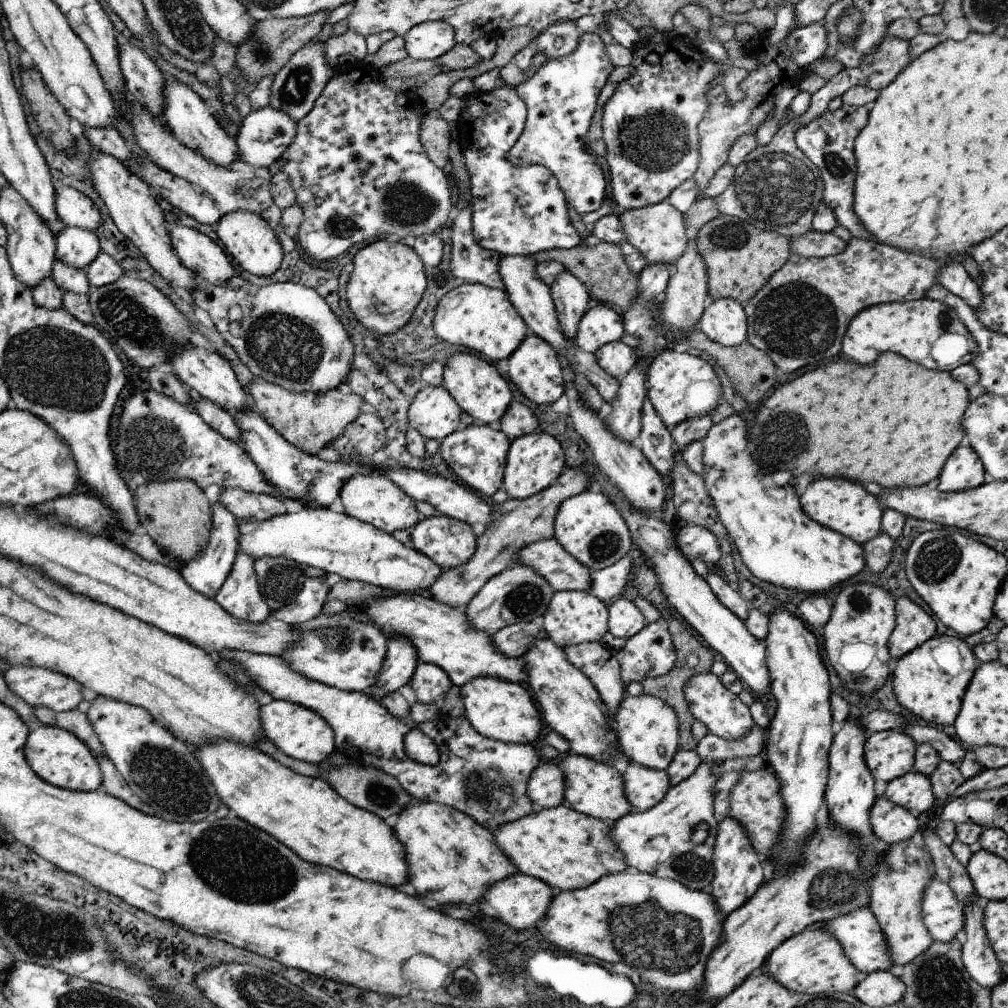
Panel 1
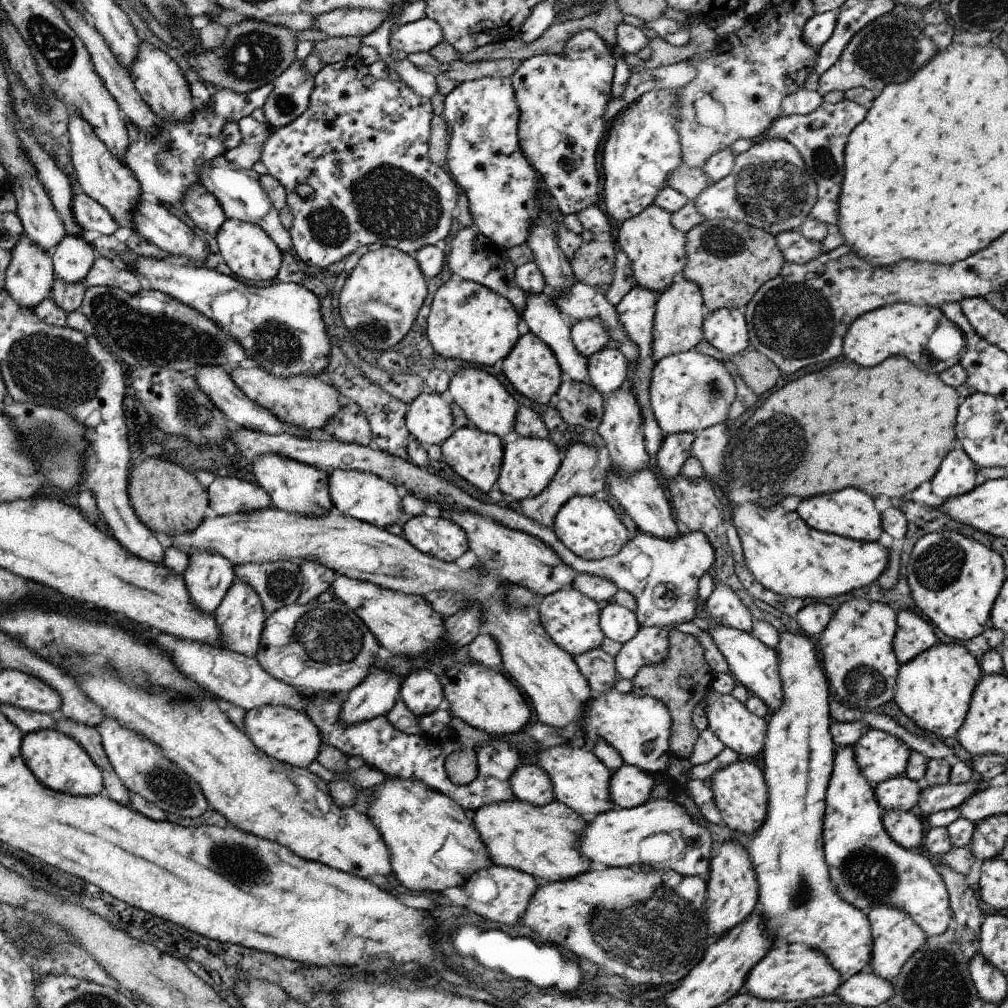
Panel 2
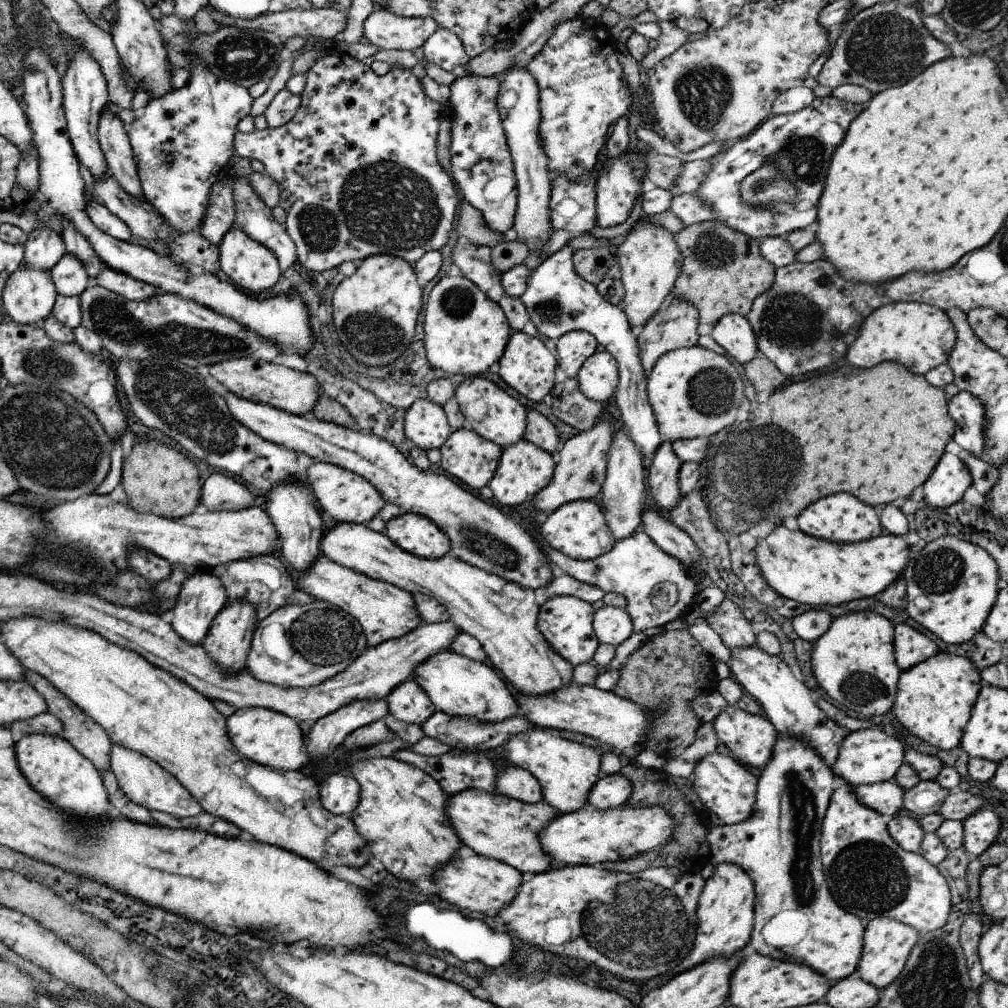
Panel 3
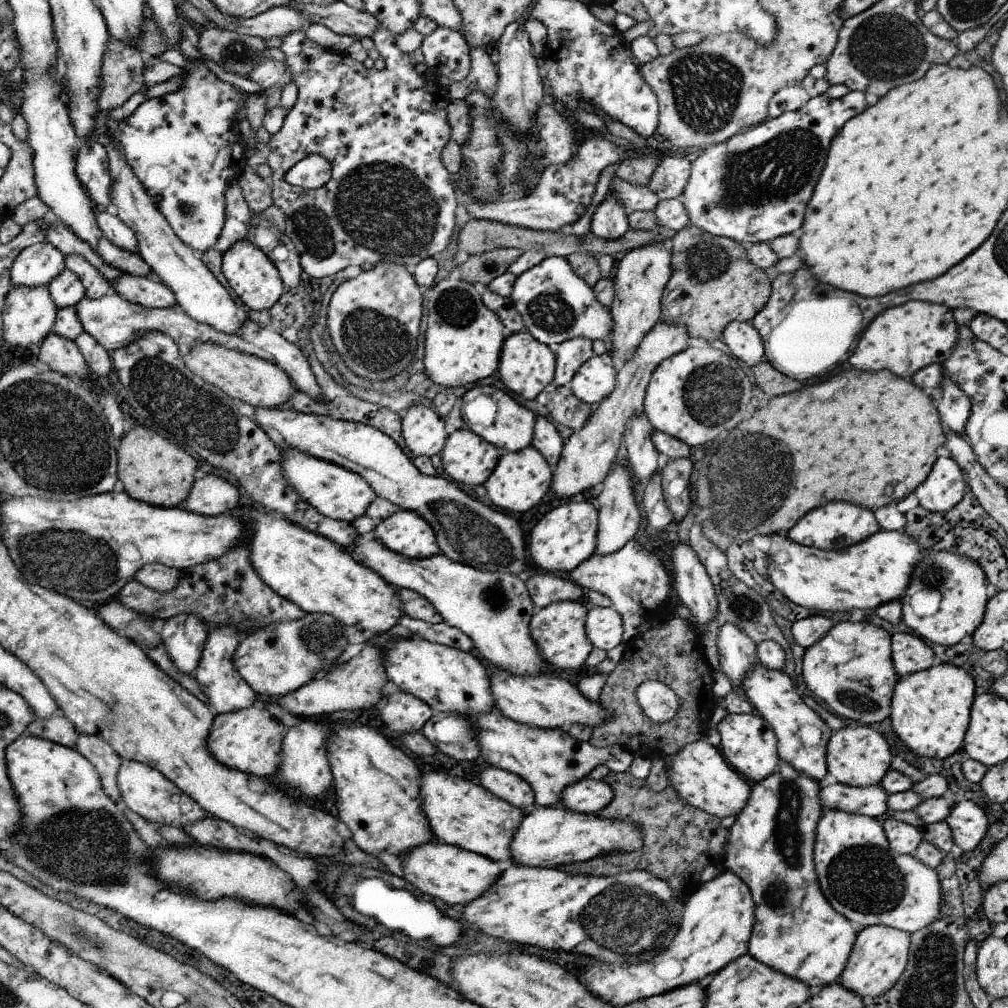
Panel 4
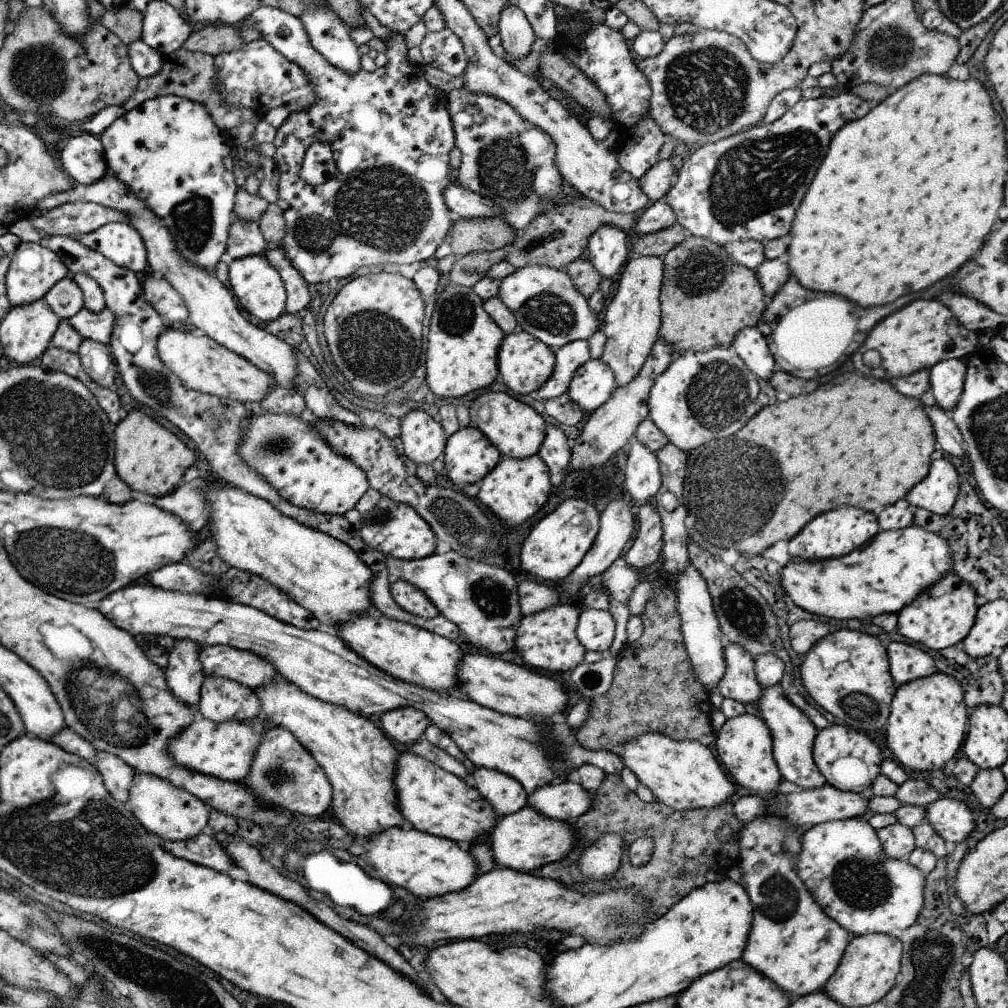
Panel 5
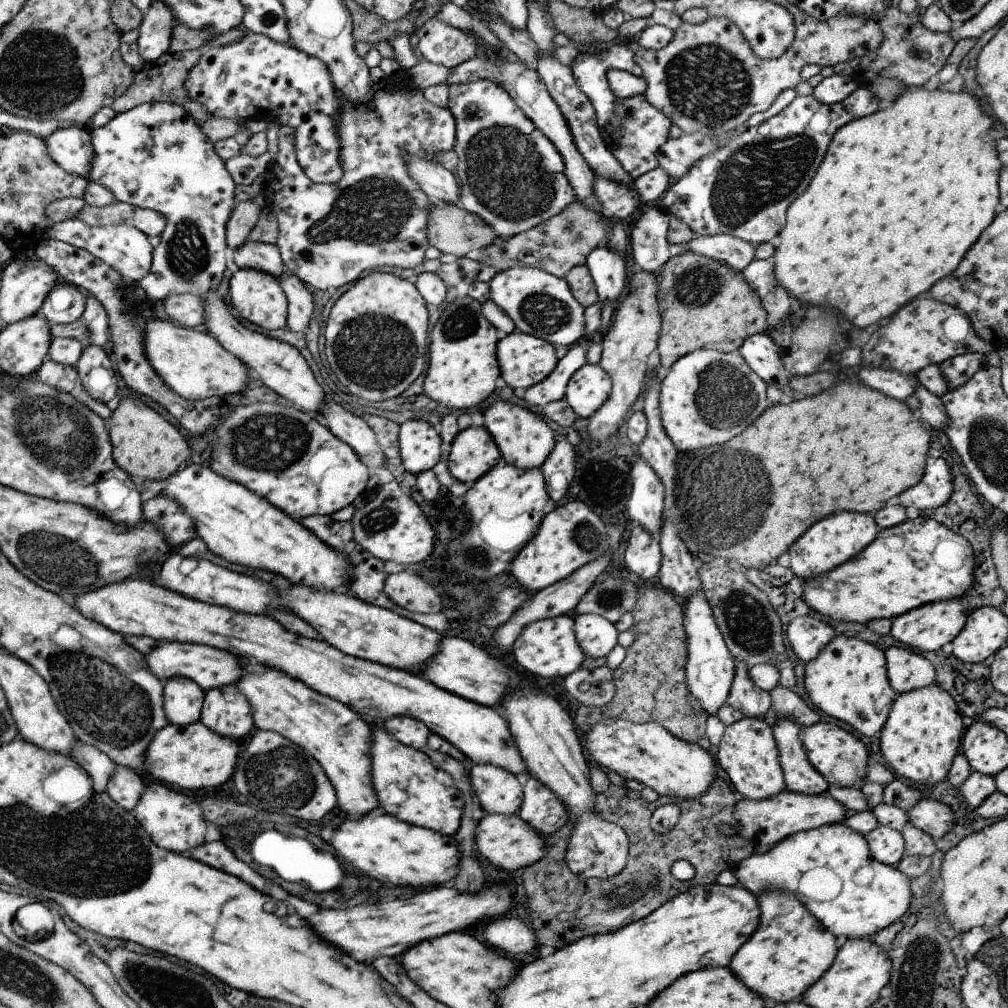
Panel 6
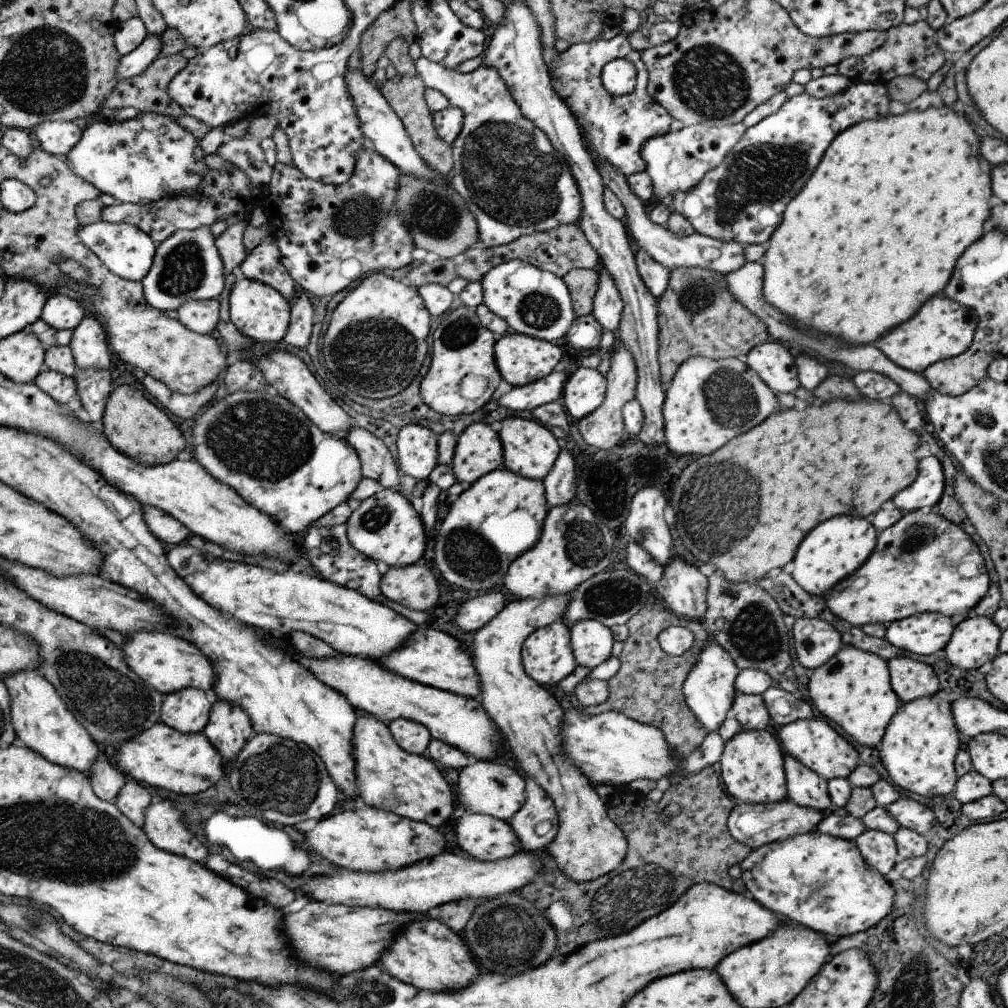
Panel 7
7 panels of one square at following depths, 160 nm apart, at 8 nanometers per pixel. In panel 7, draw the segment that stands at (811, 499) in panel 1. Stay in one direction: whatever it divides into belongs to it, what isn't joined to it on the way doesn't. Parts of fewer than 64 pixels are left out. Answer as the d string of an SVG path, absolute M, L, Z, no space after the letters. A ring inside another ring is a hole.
M834 516L822 524L818 524L796 549L791 560L794 564L792 578L813 595L824 596L830 592L843 578L854 574L863 562L874 552L877 545L878 532L870 518L856 516Z

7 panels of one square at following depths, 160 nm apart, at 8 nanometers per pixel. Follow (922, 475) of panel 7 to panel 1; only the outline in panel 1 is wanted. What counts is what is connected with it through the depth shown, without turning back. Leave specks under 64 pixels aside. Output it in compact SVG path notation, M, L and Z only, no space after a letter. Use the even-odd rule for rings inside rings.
M959 446L946 460L940 474L939 492L962 492L977 488L988 480L980 458L968 446Z

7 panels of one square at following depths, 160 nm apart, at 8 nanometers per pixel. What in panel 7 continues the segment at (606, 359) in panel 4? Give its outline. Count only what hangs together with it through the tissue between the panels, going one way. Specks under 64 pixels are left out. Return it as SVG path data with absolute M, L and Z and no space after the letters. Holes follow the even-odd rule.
M577 366L564 383L561 398L573 424L592 414L605 399L606 377L598 369Z

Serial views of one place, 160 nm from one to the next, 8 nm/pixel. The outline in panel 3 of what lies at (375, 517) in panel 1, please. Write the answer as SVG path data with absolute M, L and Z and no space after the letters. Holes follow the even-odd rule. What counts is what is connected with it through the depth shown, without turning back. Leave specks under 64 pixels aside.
M315 463L306 470L306 475L306 482L312 488L317 504L336 523L364 524L364 522L370 522L384 508L384 504L387 504L368 479L340 466Z

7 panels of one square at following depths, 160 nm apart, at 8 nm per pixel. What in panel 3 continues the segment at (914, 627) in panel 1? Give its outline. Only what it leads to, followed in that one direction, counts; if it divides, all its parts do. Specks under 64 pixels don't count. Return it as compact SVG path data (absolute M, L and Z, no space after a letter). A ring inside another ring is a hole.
M910 623L895 626L894 654L901 672L918 666L920 662L926 662L928 658L934 658L937 653L939 647L936 642L912 628Z

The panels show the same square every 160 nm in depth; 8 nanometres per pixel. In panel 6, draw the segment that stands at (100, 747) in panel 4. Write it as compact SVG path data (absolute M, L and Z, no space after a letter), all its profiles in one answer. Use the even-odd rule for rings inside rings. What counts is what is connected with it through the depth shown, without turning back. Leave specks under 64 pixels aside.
M117 765L113 775L107 782L106 791L114 802L131 812L142 794L145 780L144 775L130 767Z

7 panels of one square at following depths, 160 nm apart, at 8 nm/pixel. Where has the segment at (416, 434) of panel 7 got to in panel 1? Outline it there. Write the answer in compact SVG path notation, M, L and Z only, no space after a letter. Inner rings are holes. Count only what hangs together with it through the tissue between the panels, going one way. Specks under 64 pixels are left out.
M425 385L416 397L411 400L410 407L407 411L407 418L409 427L418 430L425 440L438 440L439 442L446 438L446 436L458 430L460 422L461 409L455 402L454 398L450 396L448 390L444 386L430 386Z

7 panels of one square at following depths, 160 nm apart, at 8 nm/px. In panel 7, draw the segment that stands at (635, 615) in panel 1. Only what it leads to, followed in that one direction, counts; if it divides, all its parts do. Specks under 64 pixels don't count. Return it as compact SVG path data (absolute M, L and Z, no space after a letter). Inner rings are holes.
M586 619L575 622L570 629L571 647L578 665L591 668L592 670L610 658L612 644L615 642L611 627L604 626L599 620Z

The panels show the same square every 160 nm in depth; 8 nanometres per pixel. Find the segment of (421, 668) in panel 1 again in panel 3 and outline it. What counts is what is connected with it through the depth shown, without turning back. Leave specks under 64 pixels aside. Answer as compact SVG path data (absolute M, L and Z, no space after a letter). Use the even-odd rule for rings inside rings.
M412 678L394 688L385 700L388 714L406 724L421 726L438 712L428 694Z

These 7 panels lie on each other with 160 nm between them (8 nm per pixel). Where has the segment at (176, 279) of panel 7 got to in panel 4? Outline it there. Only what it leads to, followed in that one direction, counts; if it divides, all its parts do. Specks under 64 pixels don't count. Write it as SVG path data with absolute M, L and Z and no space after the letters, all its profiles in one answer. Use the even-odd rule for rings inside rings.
M181 7L177 8L178 16L184 24L184 34L177 48L188 60L181 87L164 96L146 99L127 119L112 124L111 130L130 168L141 179L141 183L168 219L178 238L193 247L197 253L203 253L212 248L226 220L226 187L239 180L243 168L248 164L244 156L245 139L237 124L238 114L242 112L249 95L236 85L221 80L206 67L206 58L200 52L200 36L194 26L190 25L190 21L182 17Z

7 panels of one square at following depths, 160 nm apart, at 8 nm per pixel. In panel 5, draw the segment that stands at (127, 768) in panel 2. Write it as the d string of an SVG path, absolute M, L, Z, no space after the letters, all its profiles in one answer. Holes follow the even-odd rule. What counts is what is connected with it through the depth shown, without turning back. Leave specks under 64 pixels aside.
M143 772L134 773L126 803L142 826L157 834L162 841L185 841L198 836L204 830L204 826L208 822L208 814L210 814L206 803L196 795L174 786L169 779Z

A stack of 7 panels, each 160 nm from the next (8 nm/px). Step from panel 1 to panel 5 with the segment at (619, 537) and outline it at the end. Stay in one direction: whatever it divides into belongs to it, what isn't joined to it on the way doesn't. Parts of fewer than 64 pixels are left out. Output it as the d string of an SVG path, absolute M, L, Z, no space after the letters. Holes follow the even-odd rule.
M565 500L552 513L544 516L522 543L521 568L544 582L565 580L594 544L599 531L599 512L584 500Z

